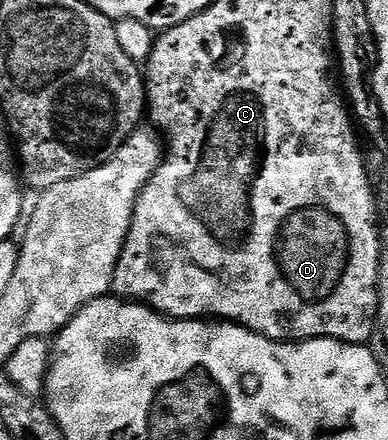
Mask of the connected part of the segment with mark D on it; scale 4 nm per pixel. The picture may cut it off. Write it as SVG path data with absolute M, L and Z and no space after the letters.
M287 215L279 221L277 229L275 229L275 235L273 235L273 243L275 243L275 237L279 237L277 245L279 249L277 251L285 251L285 253L277 253L277 259L283 259L283 261L273 261L279 277L283 279L283 283L287 283L287 287L307 305L307 307L325 307L329 305L329 301L335 297L335 293L341 289L341 283L347 275L347 271L351 269L351 261L353 261L353 237L351 237L351 231L345 223L345 219L339 219L343 221L345 229L333 229L333 227L339 227L339 221L337 221L337 215L331 215L327 219L327 225L331 223L331 229L317 229L315 233L307 227L301 233L291 235L289 231L285 229L293 229L295 225L287 225L285 223Z

